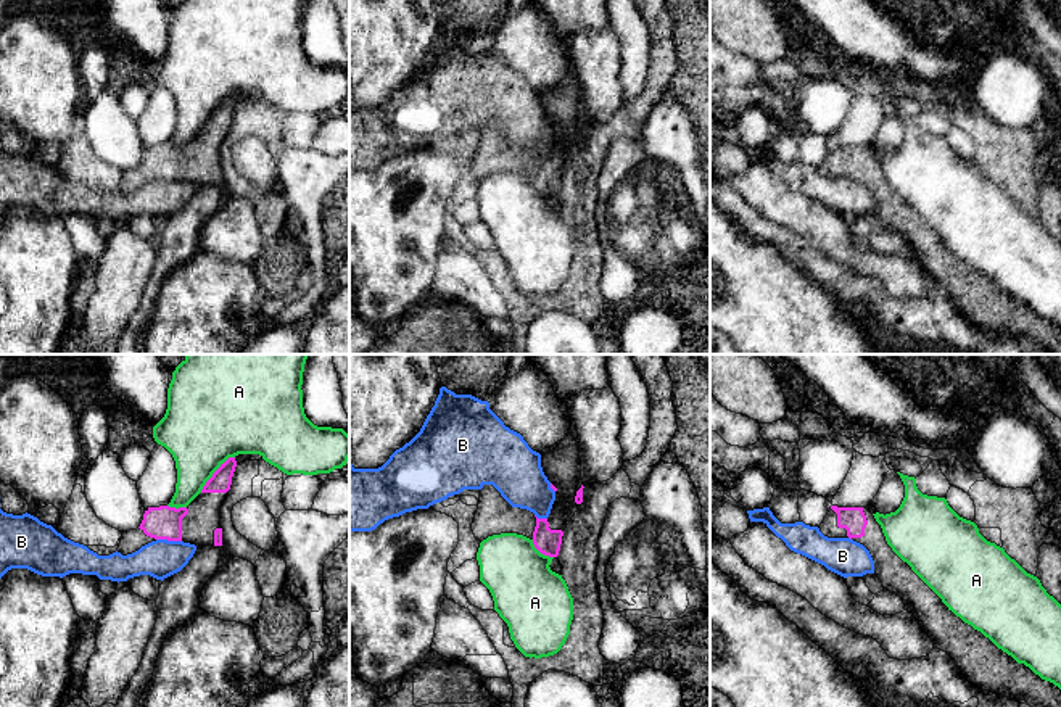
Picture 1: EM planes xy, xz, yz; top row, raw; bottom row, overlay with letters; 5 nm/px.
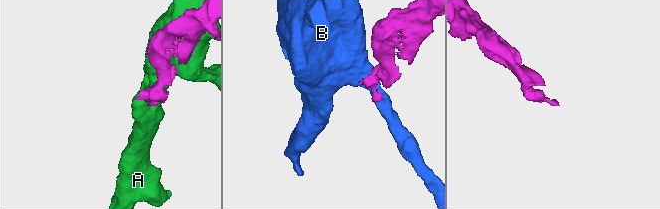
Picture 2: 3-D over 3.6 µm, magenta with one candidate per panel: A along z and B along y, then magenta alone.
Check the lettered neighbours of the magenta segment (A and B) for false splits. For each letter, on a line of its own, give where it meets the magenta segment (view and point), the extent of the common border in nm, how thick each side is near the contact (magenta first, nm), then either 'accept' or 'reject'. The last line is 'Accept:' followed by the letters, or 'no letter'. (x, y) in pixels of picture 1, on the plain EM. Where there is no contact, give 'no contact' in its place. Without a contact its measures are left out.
A: xy (214, 111) | 260 nm | 110/420 nm | reject
B: xy (169, 179) | 130 nm | 170/190 nm | reject
Accept: no letter

